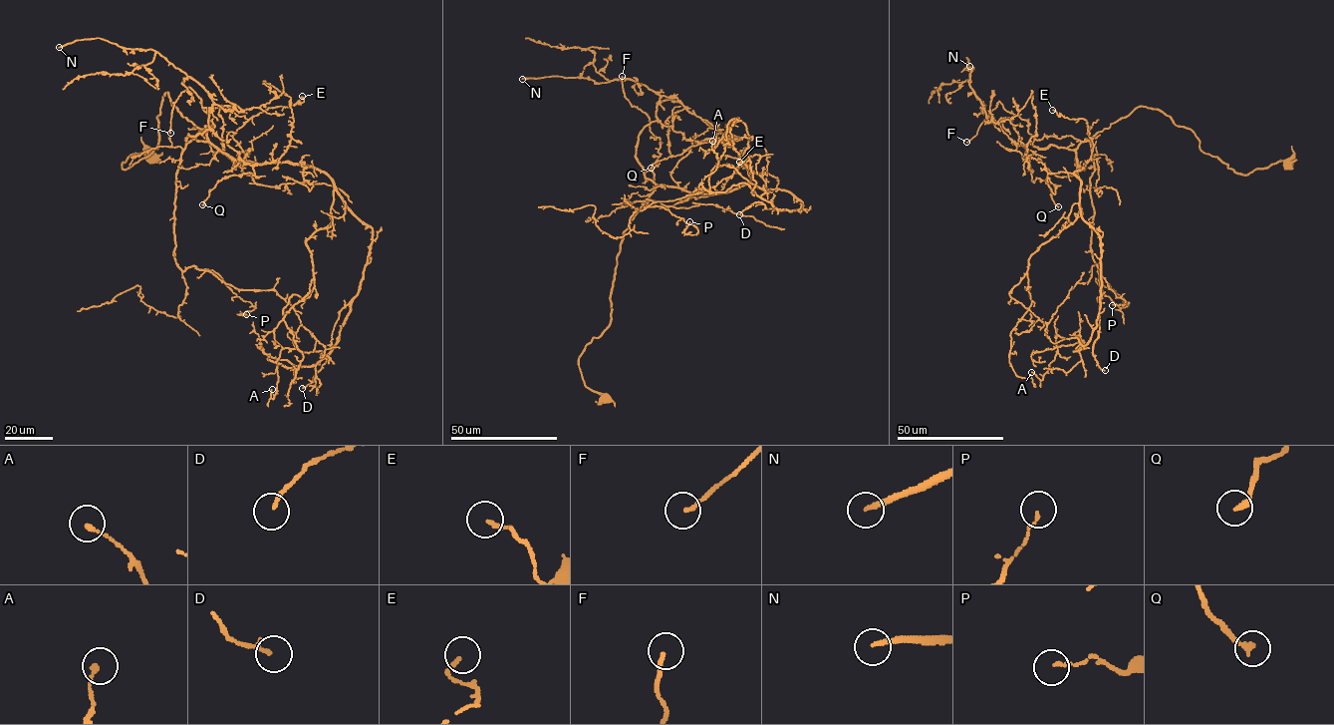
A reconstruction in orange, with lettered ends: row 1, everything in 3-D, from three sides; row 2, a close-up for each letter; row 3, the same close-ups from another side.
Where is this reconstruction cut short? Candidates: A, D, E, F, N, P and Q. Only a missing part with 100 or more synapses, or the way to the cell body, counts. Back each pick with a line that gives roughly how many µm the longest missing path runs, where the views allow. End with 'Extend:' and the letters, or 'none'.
N: about 180 µm are missing
Extend: N

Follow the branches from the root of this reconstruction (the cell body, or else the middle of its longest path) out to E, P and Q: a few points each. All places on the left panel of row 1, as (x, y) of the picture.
E: (150, 157), (133, 154), (123, 168), (157, 148), (166, 93), (210, 143), (245, 160), (236, 131), (302, 96)
P: (150, 157), (123, 168), (157, 148), (168, 93), (199, 130), (175, 263), (214, 271), (246, 314)
Q: (150, 157), (123, 168), (157, 148), (168, 93), (208, 140), (186, 140), (211, 130), (254, 174), (202, 204)

